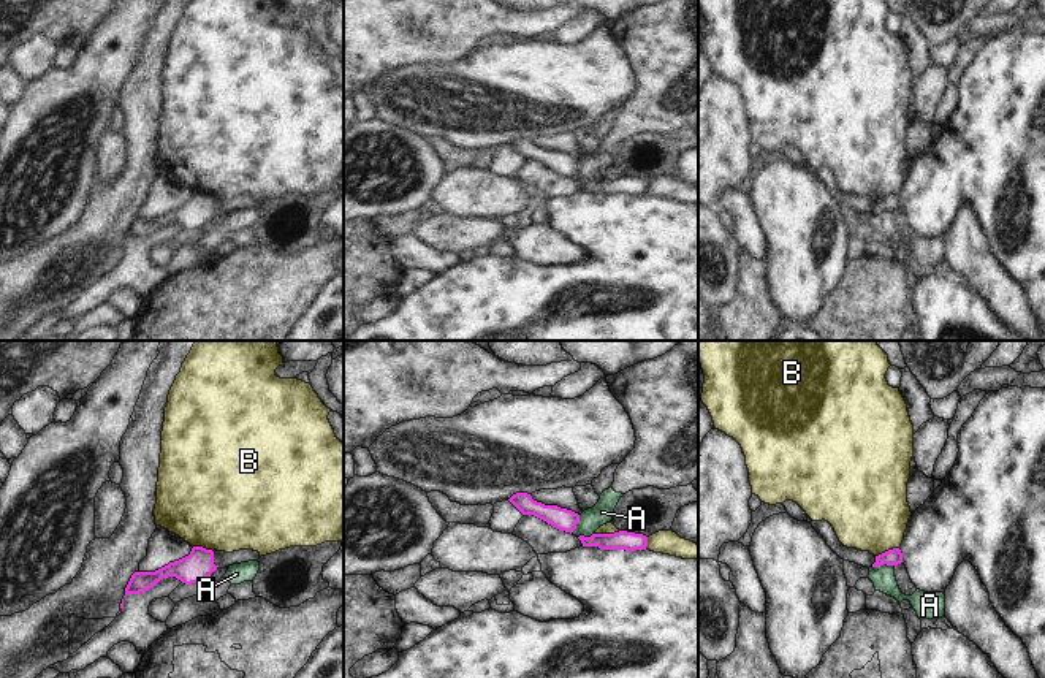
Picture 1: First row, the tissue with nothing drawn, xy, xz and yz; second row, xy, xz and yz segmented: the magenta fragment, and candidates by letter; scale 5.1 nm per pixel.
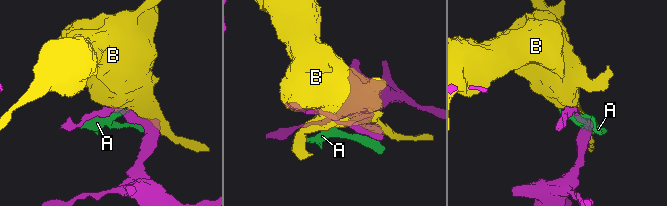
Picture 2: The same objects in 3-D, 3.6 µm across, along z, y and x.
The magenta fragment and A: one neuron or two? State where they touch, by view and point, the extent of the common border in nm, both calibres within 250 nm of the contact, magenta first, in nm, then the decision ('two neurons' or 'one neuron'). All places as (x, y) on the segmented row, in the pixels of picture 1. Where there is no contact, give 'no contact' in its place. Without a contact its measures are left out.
meets magenta in yz at (884, 563); contact 120 nm long; 80 nm thick on the magenta side, 120 nm on the other; two neurons

